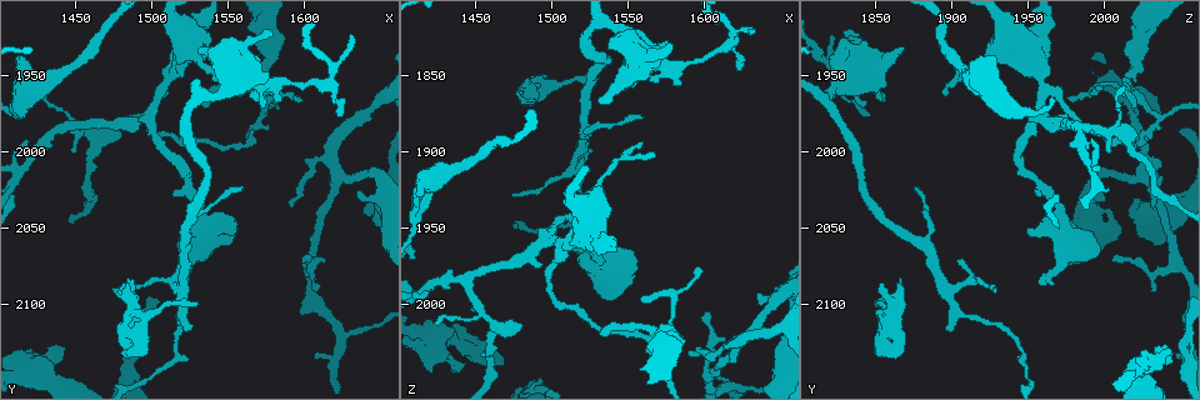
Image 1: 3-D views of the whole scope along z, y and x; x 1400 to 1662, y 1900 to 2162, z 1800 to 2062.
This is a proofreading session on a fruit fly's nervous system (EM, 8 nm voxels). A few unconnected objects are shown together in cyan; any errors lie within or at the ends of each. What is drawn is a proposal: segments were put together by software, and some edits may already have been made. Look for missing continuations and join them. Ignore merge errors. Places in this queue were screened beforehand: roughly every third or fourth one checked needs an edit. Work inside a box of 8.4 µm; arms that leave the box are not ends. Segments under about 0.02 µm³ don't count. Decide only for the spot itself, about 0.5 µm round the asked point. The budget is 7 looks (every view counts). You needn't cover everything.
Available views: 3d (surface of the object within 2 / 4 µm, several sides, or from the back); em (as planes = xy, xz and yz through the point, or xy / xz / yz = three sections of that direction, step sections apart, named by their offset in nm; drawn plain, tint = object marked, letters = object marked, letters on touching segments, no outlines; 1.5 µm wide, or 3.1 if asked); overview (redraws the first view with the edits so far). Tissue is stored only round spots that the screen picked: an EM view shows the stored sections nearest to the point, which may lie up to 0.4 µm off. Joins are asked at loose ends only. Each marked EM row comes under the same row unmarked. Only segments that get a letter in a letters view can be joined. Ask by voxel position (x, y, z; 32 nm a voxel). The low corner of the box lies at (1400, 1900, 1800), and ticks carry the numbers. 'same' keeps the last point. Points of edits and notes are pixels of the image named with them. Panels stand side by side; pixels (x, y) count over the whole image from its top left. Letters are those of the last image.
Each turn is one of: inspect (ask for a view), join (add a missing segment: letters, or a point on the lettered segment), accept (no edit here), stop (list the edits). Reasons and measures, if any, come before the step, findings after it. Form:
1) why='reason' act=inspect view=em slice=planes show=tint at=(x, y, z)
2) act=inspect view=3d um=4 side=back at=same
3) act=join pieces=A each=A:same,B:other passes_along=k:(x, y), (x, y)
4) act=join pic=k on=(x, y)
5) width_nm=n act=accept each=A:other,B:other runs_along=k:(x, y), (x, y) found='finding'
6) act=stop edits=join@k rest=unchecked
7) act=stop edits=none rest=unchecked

why='branch stops here' act=inspect view=3d um=4 at=(1420, 2130, 2042)

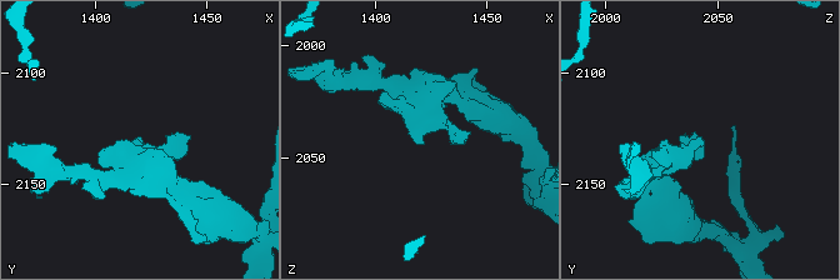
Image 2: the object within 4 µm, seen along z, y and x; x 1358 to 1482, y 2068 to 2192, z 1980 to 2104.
why='shape alone is not enough' act=inspect view=em slice=xz step=8 show=tint at=(1419, 2128, 2042)

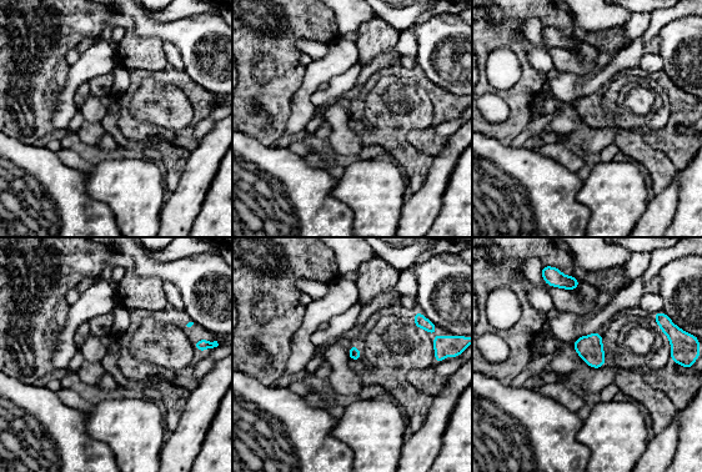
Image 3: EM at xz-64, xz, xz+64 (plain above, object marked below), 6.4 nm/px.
why='cut it another way' act=inspect view=em slice=planes show=letters at=same

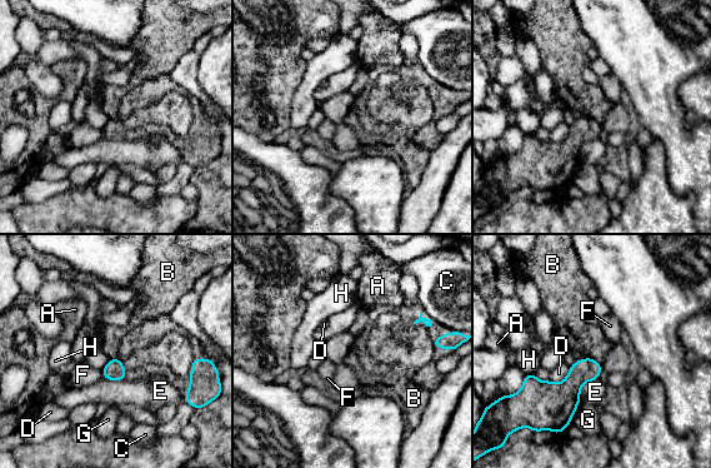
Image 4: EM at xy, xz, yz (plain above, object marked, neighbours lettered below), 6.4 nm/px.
longest_contact=E:200nm act=accept each=A:other,B:other,C:other,D:other,E:other,F:other,G:other,H:other border=4:(585, 358), (592, 358), (599, 363) found='none of them fits'

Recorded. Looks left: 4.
why='free end' act=inspect view=3d um=2 at=(1478, 1988, 2012)

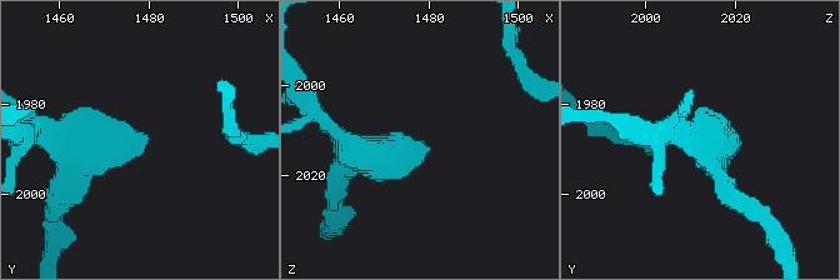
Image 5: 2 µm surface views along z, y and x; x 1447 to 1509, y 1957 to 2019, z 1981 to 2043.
why='now the EM' act=inspect view=em slice=planes show=letters at=(1480, 1988, 2013)

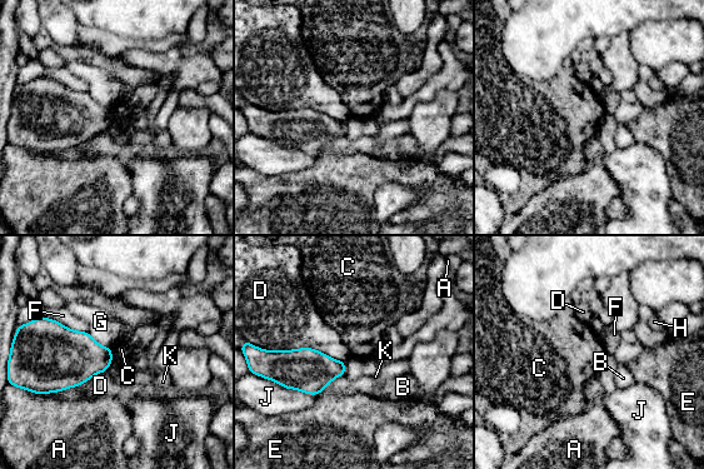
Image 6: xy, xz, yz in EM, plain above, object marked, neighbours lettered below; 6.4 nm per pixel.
width_nm=100 act=accept each=A:other,B:other,C:other,D:other,E:other,F:other,G:other,H:other,J:other,K:other found='no lettered segment goes on from it'

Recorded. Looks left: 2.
why='branch stops here' act=inspect view=em slice=xy step=8 show=letters at=(1526, 2116, 1900)

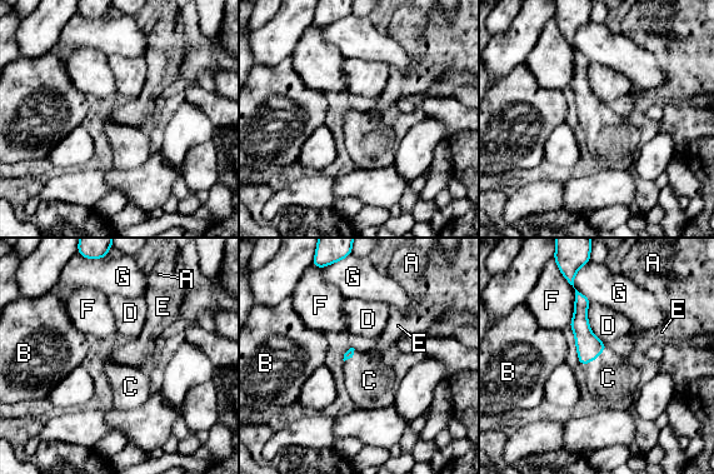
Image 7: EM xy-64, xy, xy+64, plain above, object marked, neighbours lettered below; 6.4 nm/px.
act=inspect view=em slice=planes show=letters at=same

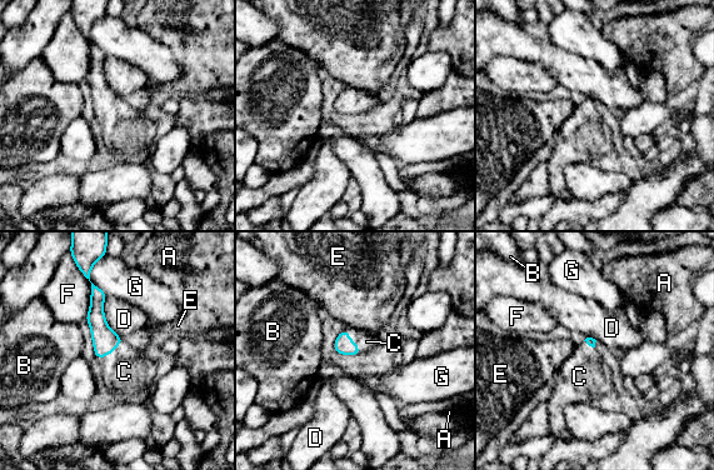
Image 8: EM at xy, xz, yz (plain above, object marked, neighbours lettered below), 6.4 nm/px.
longest_contact=D:320nm act=join pic=8 on=(124, 371) each=A:other,B:other,C:same,D:other,E:other,F:other,G:other passes_along=8:(105, 340), (111, 353), (124, 371) found='the neuron continues'

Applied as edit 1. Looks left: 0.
act=stop edits=join@8 rest=unchecked

